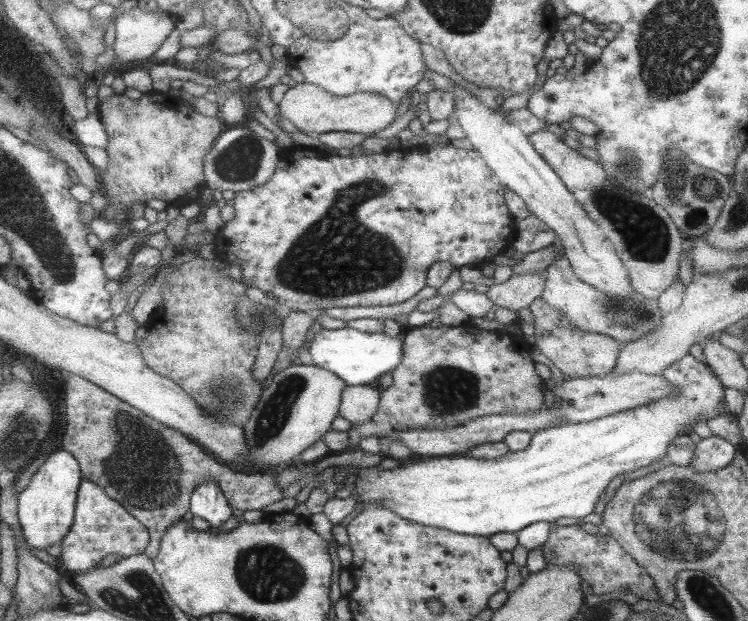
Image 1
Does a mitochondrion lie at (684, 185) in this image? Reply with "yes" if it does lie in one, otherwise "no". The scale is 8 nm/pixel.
yes

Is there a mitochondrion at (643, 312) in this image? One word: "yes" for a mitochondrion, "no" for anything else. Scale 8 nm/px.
yes

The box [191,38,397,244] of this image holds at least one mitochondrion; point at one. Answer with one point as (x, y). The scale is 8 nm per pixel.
(239, 160)

